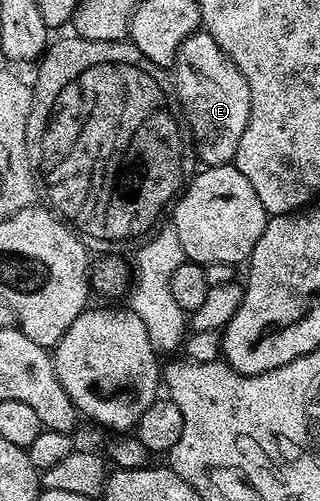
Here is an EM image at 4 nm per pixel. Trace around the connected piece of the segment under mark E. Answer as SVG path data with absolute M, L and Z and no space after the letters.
M199 29L180 45L178 55L172 64L172 82L178 95L178 103L182 107L182 114L190 125L190 132L194 138L194 152L199 160L206 167L225 167L233 164L240 137L244 137L244 129L250 116L250 94L248 81L244 81L244 73L236 69L236 65L227 57L224 49L220 49L220 45L212 41L205 29Z

